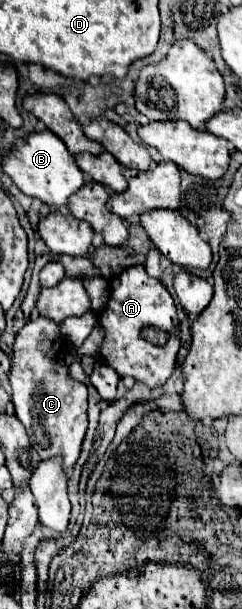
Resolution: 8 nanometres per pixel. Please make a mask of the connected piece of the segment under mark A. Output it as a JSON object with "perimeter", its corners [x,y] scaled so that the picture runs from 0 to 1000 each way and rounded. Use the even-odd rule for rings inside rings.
{"perimeter":[[[545,437],[496,453],[455,460],[455,489],[413,516],[413,535],[430,539],[430,562],[413,568],[413,588],[479,608],[496,621],[545,617],[562,627],[612,631],[620,637],[686,631],[727,601],[727,581],[744,575],[744,555],[727,545],[736,522],[727,502],[686,470],[612,453],[595,437]],[[645,535],[702,548],[678,568],[645,568],[587,552],[587,542]]]}

